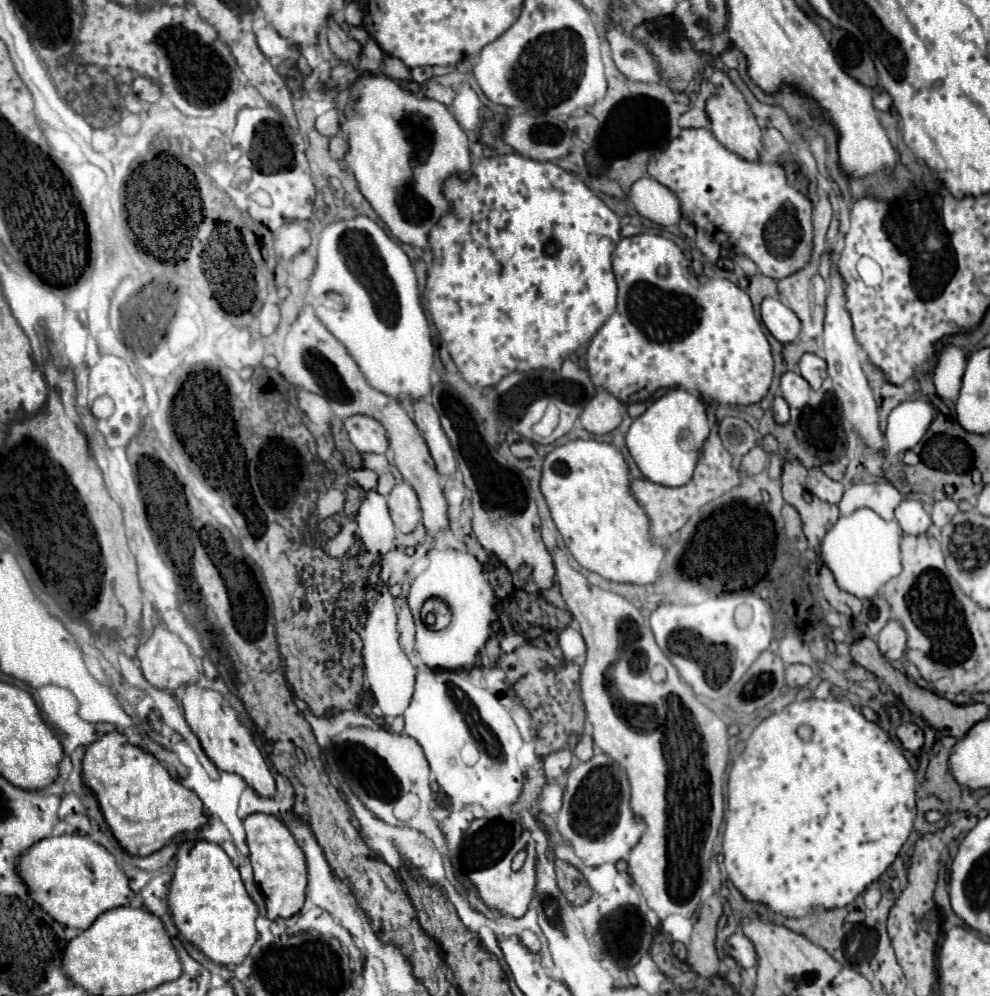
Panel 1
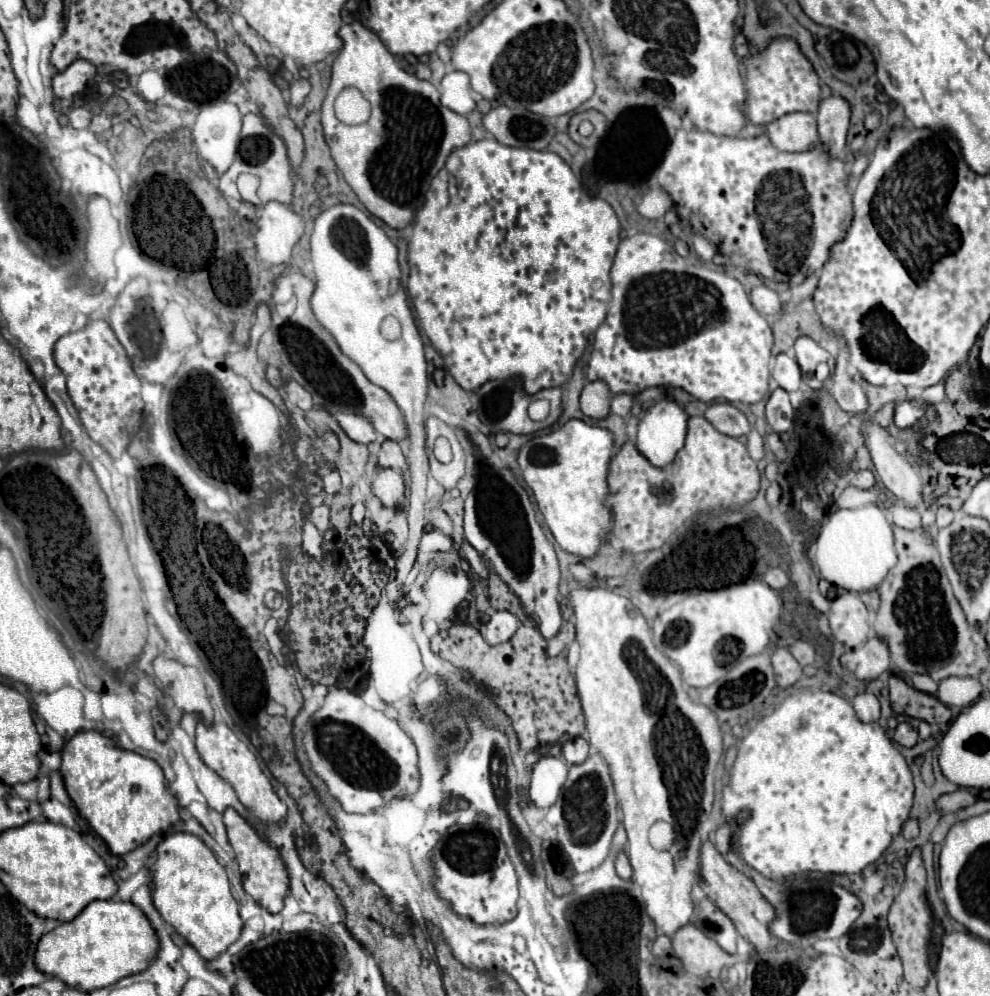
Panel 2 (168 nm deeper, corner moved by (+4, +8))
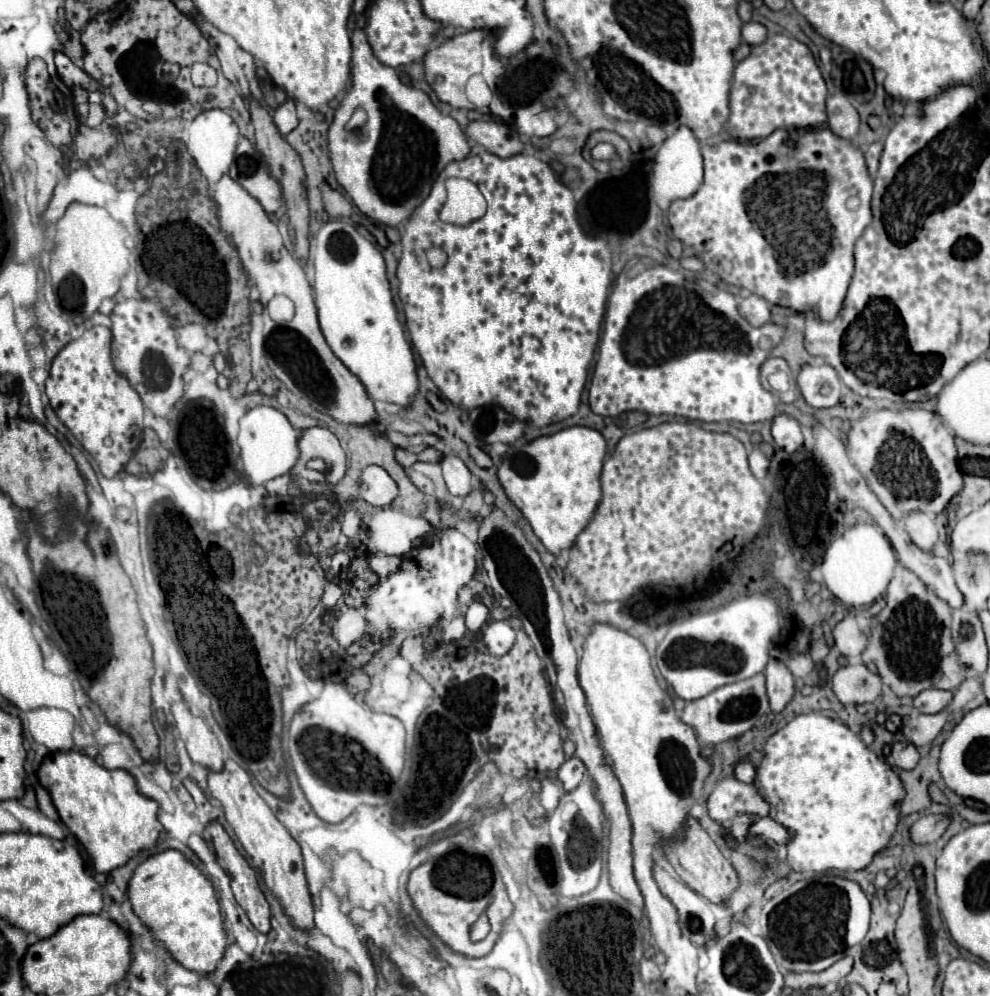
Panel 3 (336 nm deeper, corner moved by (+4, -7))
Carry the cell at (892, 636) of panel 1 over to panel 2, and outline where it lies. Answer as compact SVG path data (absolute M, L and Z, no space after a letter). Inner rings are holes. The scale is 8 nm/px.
M871 638L863 646L863 650L849 650L841 656L841 666L853 672L857 680L865 680L865 682L871 682L879 678L883 672L887 672L889 662L891 658L887 646L879 638Z

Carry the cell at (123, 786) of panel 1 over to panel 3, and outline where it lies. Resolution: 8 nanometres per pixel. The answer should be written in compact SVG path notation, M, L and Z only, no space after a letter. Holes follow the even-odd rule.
M75 749L57 751L45 757L39 767L39 781L49 789L61 821L85 847L99 873L109 873L139 851L155 847L163 833L163 825L157 819L157 801L139 793L135 777L125 769L109 771Z

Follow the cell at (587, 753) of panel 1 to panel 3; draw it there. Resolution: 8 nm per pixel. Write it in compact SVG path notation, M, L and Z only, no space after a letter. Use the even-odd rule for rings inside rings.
M579 757L567 759L567 761L559 767L559 771L557 771L557 777L559 777L559 781L563 783L563 789L565 789L565 791L575 789L575 787L583 781L583 775L585 775L585 765L583 765L583 761L581 761Z

